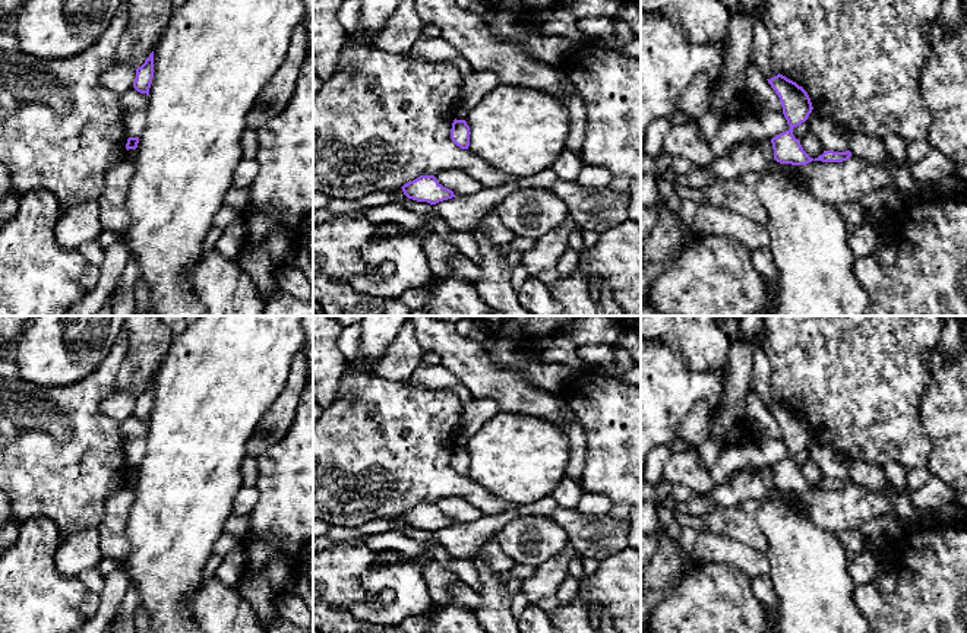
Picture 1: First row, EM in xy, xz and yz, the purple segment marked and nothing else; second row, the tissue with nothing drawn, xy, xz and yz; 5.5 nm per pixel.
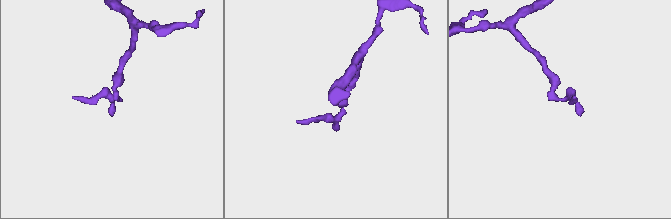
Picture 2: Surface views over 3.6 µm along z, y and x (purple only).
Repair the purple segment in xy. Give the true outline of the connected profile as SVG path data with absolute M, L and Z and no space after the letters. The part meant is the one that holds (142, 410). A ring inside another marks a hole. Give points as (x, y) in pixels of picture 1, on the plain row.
M154 379L149 382L145 390L136 396L133 415L140 421L149 422L152 405L154 405Z

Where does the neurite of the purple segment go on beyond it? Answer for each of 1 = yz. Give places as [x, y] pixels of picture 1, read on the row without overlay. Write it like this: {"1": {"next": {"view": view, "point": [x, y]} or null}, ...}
{"1": {"next": null}}

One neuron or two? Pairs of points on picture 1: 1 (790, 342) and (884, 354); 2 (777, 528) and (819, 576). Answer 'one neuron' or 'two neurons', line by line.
1: one neuron
2: one neuron

